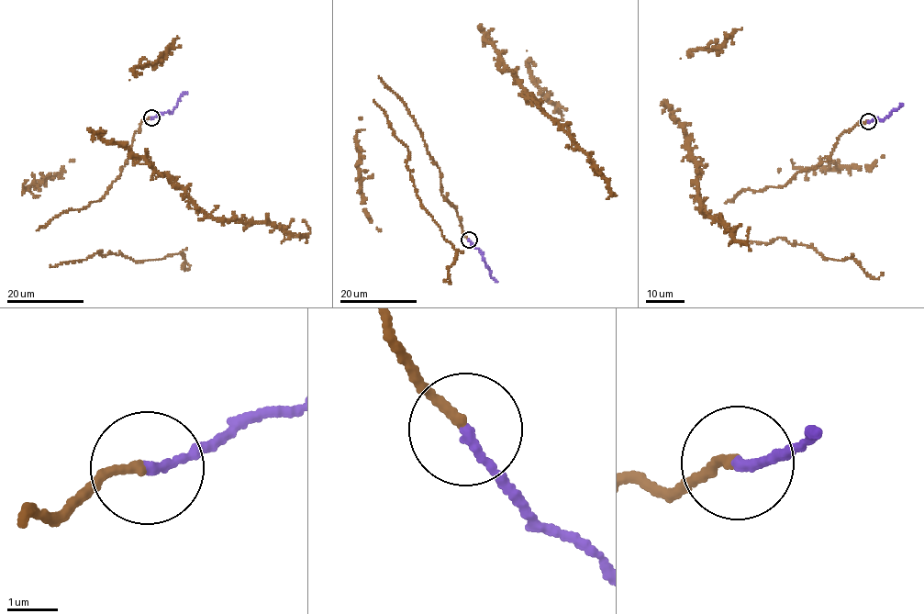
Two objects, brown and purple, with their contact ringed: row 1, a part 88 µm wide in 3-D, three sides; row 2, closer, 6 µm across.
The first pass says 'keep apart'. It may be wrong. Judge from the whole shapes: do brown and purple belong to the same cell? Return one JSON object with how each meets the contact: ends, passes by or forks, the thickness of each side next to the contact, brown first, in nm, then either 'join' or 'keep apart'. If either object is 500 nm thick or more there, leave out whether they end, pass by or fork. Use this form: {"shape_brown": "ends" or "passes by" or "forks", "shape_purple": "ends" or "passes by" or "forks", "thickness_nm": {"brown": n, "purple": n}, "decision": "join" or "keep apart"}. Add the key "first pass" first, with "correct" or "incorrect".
{"first pass": "incorrect", "shape_brown": "ends", "shape_purple": "ends", "thickness_nm": {"brown": 180, "purple": 180}, "decision": "join"}

